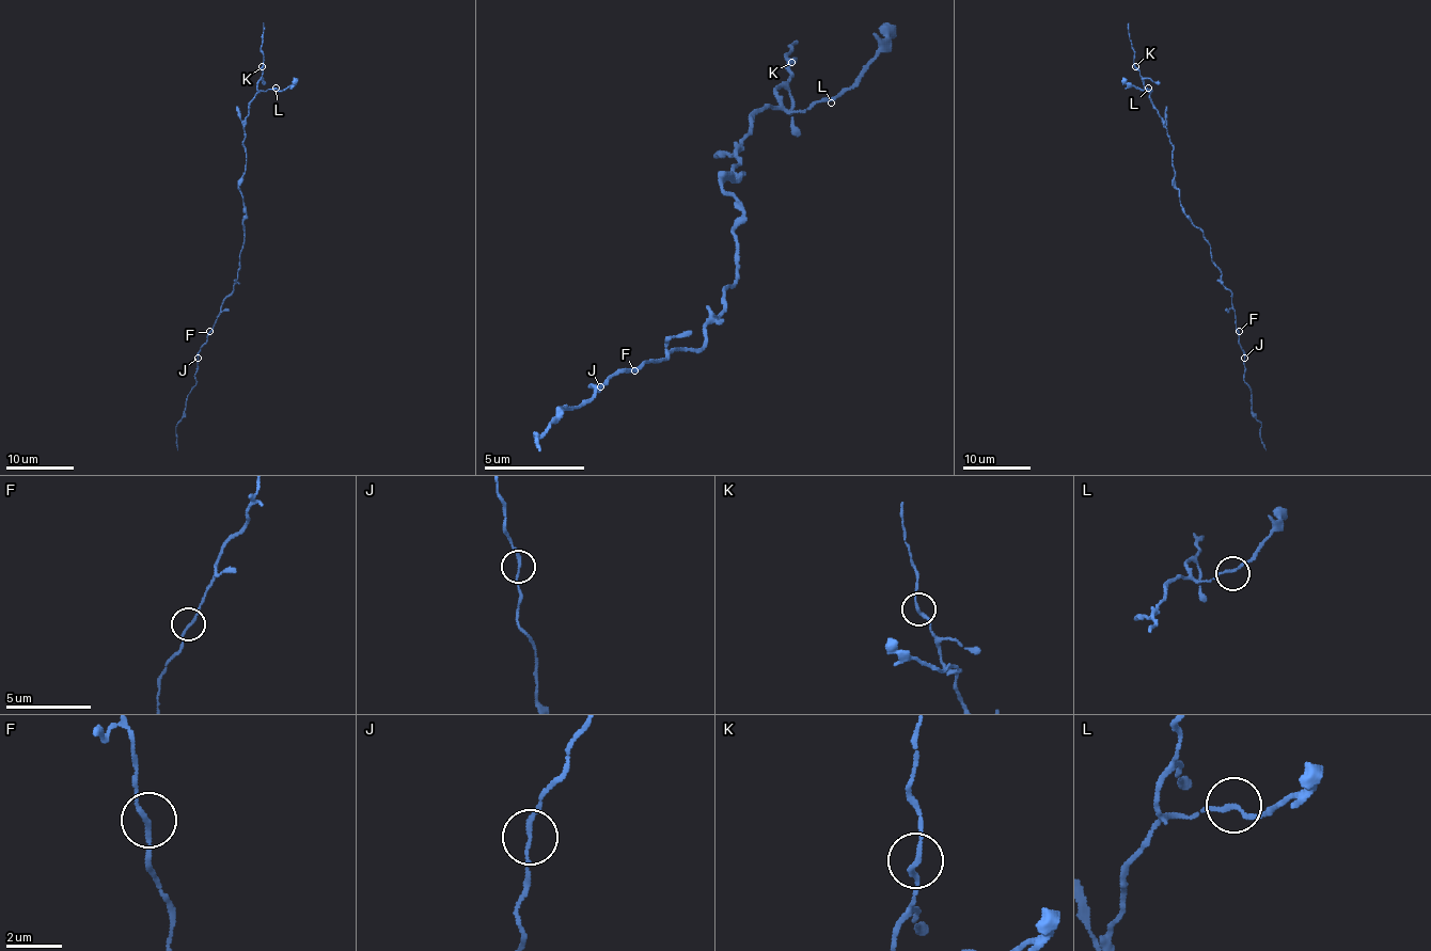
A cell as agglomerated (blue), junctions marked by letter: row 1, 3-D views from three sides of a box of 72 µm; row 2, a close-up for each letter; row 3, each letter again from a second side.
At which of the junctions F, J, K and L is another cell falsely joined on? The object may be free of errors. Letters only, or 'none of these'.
none of these

